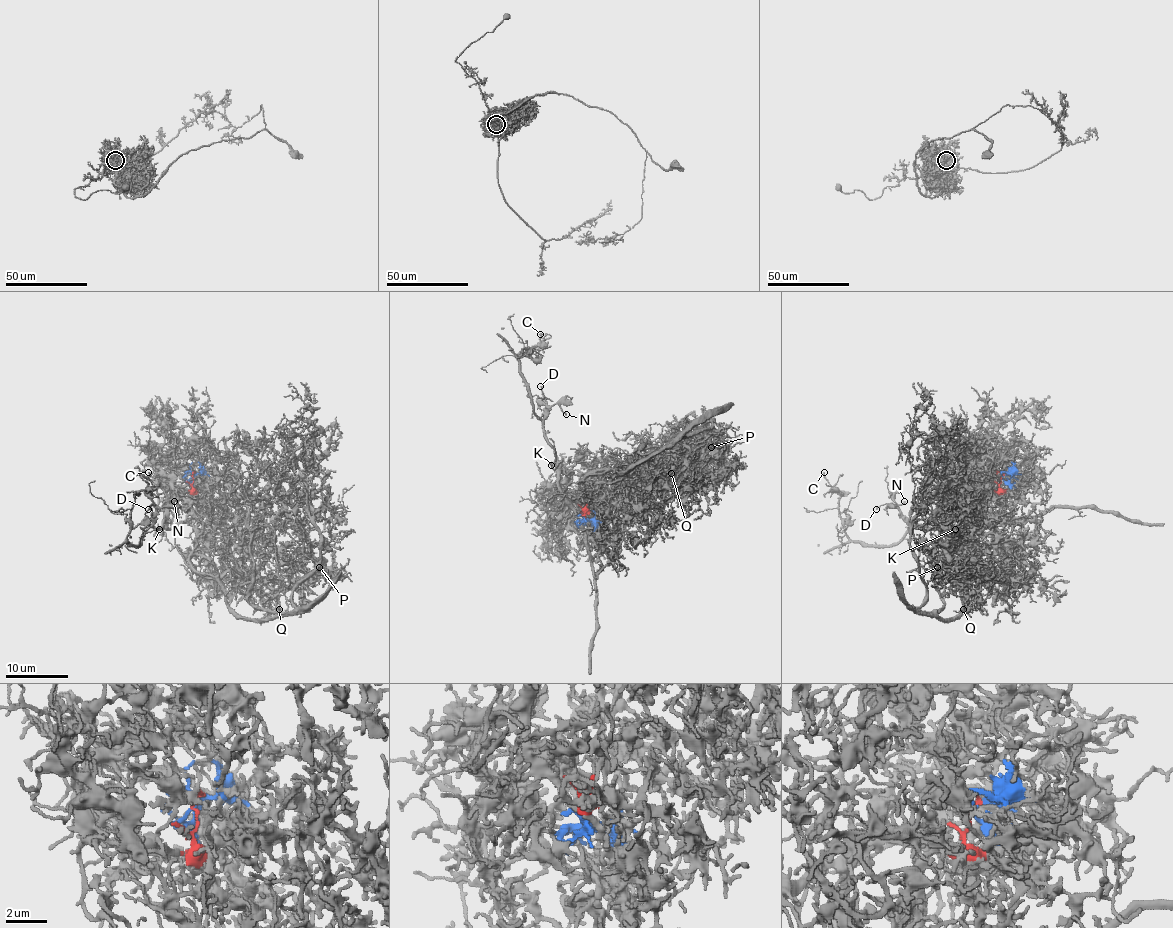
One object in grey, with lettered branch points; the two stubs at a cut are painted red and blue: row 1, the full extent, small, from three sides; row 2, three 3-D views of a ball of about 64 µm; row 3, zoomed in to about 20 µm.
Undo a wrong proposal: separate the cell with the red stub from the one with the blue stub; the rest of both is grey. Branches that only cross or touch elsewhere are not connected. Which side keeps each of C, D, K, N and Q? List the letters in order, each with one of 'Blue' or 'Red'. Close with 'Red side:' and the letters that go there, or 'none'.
C: Red
D: Red
K: Red
N: Red
Q: Blue
Red side: C, D, K, N

